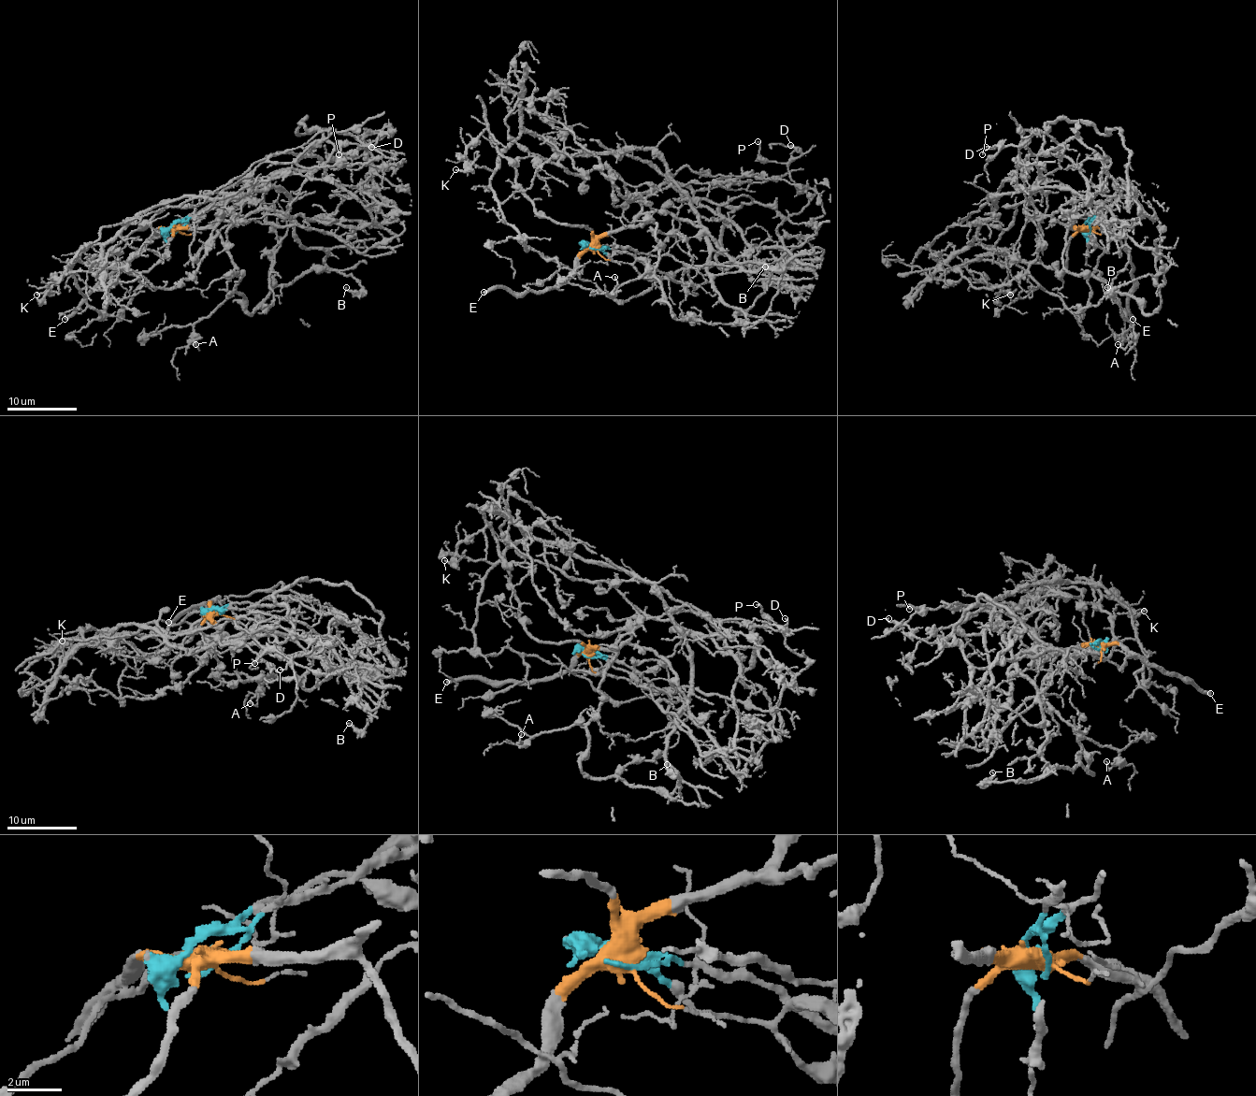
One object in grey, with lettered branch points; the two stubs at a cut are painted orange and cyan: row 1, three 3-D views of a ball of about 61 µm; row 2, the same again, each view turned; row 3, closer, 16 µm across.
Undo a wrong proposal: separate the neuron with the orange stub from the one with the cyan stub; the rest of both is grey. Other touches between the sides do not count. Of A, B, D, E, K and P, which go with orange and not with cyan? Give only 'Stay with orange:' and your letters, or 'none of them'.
Stay with orange: A, B, E, K

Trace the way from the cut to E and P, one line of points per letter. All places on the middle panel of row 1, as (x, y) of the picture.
E: (595, 249), (588, 249), (579, 257), (578, 267), (552, 287), (522, 293), (490, 287), (483, 293)
P: (595, 249), (674, 275), (775, 263), (777, 227), (809, 196), (757, 142)

